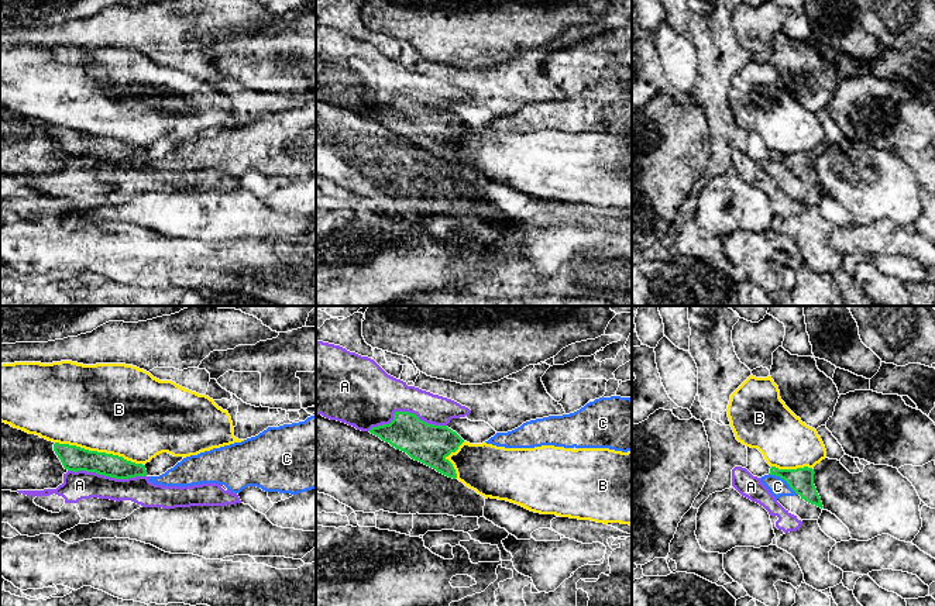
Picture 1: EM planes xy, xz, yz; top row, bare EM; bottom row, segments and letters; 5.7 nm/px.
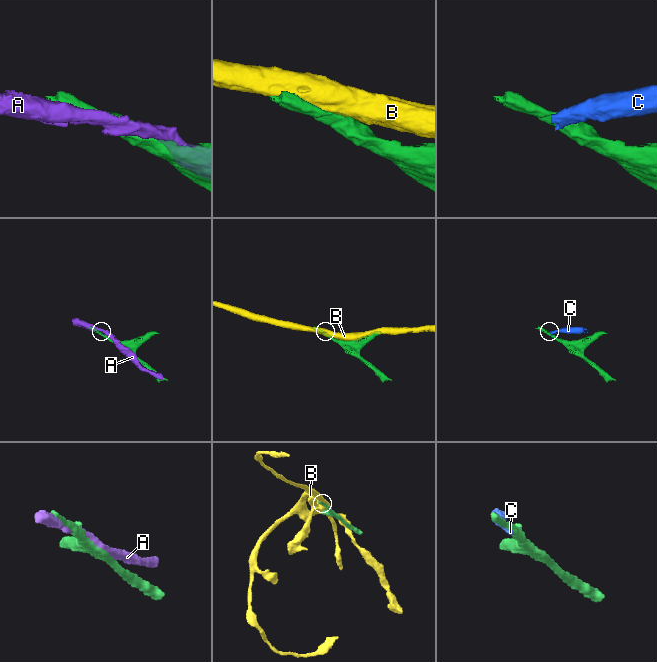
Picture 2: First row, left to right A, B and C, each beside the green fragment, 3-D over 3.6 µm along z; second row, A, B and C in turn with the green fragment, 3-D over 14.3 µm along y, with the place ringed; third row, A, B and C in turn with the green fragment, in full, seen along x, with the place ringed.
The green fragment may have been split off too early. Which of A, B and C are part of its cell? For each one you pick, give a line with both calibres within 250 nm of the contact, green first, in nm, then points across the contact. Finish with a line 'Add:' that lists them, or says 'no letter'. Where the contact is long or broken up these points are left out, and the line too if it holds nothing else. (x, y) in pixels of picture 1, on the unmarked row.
Add: no letter

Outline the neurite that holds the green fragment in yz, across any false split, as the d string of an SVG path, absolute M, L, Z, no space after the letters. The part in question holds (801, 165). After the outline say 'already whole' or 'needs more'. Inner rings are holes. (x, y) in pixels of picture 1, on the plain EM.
M771 151L770 159L776 159L784 163L790 169L790 172L805 186L815 189L821 193L824 192L814 169L812 152L804 151L797 154L778 154L776 151Z; already whole

